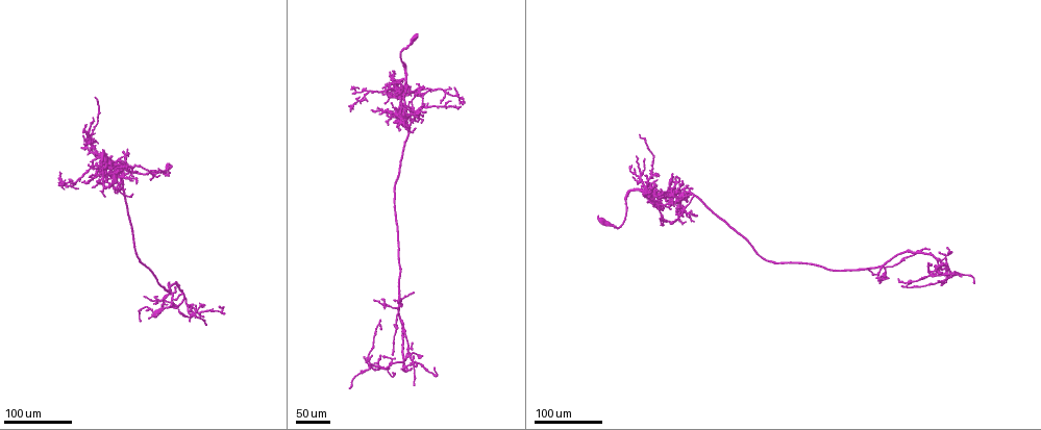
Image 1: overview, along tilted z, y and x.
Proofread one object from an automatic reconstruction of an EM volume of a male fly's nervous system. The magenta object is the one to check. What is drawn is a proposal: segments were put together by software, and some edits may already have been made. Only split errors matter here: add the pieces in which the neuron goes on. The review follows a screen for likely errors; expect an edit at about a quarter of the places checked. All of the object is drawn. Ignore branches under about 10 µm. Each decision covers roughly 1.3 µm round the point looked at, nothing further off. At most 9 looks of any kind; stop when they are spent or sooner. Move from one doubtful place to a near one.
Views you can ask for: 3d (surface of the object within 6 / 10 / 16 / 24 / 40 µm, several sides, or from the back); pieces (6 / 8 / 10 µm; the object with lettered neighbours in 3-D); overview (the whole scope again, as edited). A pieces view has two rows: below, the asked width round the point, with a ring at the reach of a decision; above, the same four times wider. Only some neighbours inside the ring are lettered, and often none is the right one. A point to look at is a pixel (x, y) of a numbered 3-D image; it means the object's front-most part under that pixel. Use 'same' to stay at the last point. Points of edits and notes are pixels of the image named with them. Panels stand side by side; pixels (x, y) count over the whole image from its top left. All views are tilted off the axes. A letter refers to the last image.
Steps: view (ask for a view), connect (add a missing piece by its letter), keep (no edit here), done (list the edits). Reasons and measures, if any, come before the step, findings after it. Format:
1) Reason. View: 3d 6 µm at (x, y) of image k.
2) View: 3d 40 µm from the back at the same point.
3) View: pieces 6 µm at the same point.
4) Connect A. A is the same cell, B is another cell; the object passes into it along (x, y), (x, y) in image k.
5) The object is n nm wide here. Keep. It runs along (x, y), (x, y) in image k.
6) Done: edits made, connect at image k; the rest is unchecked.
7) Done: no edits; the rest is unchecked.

An open end. View: 3d 24 µm at (675, 188) of image 1.

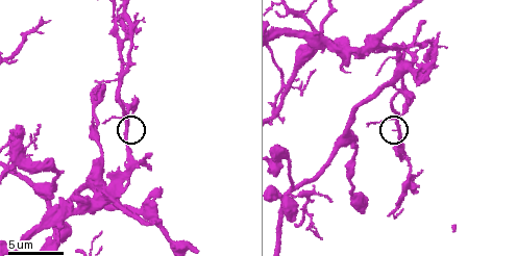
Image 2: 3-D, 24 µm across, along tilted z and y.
View: pieces 8 µm at (403, 113) of image 2.

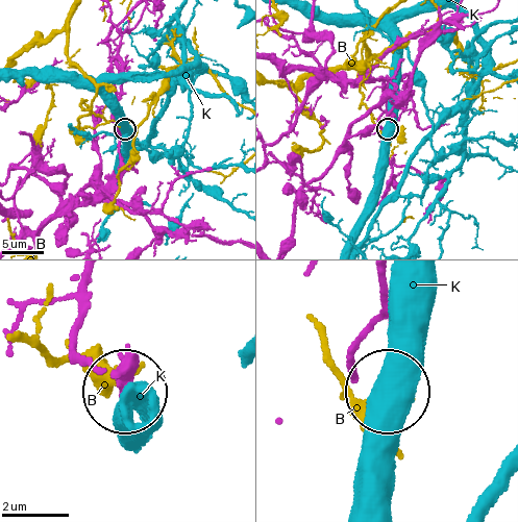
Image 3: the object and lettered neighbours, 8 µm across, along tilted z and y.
Keep. B and K are other cells; no lettered piece goes on from it.

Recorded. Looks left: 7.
Free end. View: 3d 40 µm at (424, 106) of image 1.

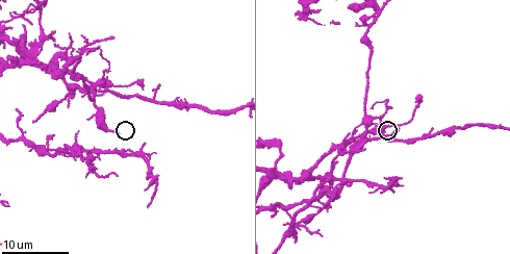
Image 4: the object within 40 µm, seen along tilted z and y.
View: pieces 6 µm at (382, 116) of image 4.

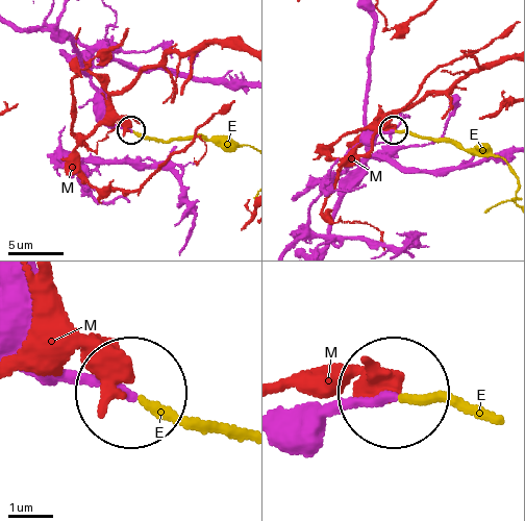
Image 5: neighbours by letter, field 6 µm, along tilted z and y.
Connect E. E is the same cell, M is another cell; the object passes into it along (18, 322), (76, 371), (235, 431) in image 5; the neuron continues.

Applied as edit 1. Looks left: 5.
View: overview.

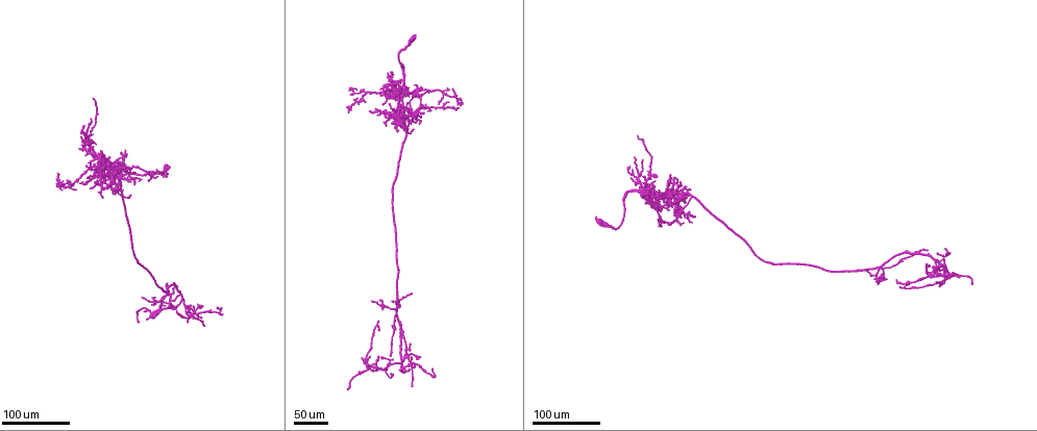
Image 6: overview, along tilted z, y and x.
View: 3d 40 µm at (419, 95) of image 6.

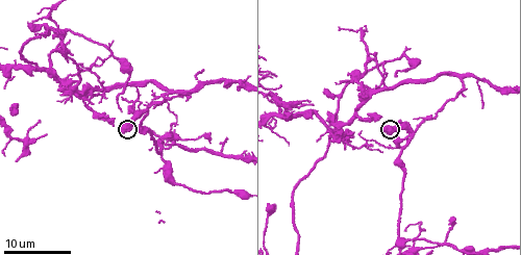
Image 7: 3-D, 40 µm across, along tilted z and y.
View: pieces 8 µm at (112, 124) of image 7.

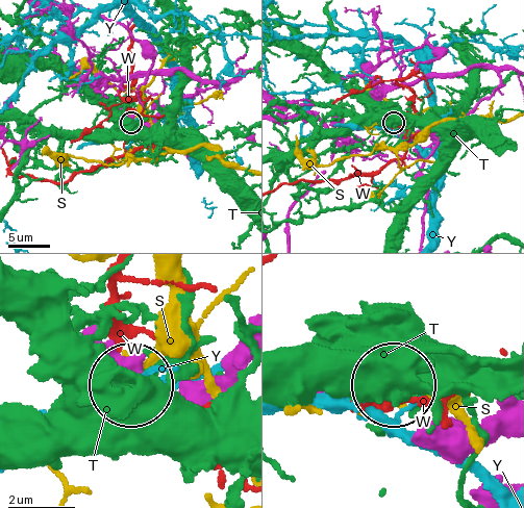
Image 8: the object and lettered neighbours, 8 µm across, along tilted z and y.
Keep. S, T, W and Y are other cells; no lettered piece goes on from it.

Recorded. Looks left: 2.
Free end. View: 3d 24 µm at (120, 159) of image 6.

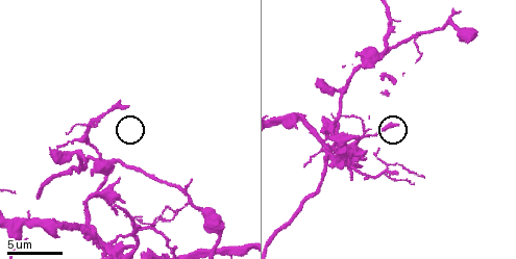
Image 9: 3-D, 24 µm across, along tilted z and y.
View: pieces 8 µm at (127, 104) of image 9.

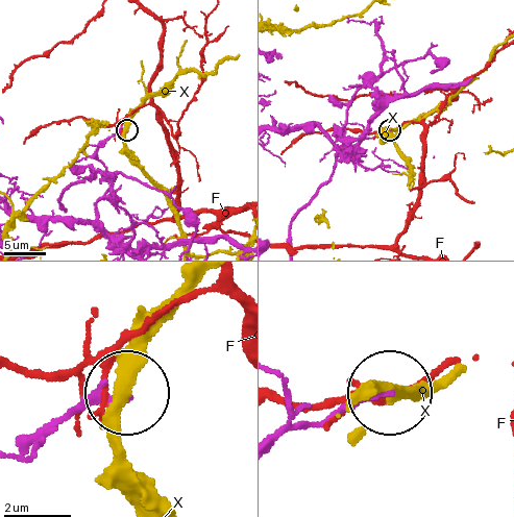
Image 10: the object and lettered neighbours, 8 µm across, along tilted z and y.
Keep. F and X are other cells; it runs along (278, 437), (389, 391) in image 10; no lettered piece goes on from it.

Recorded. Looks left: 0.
Done: edits made, connect at image 5; the rest is unchecked.

